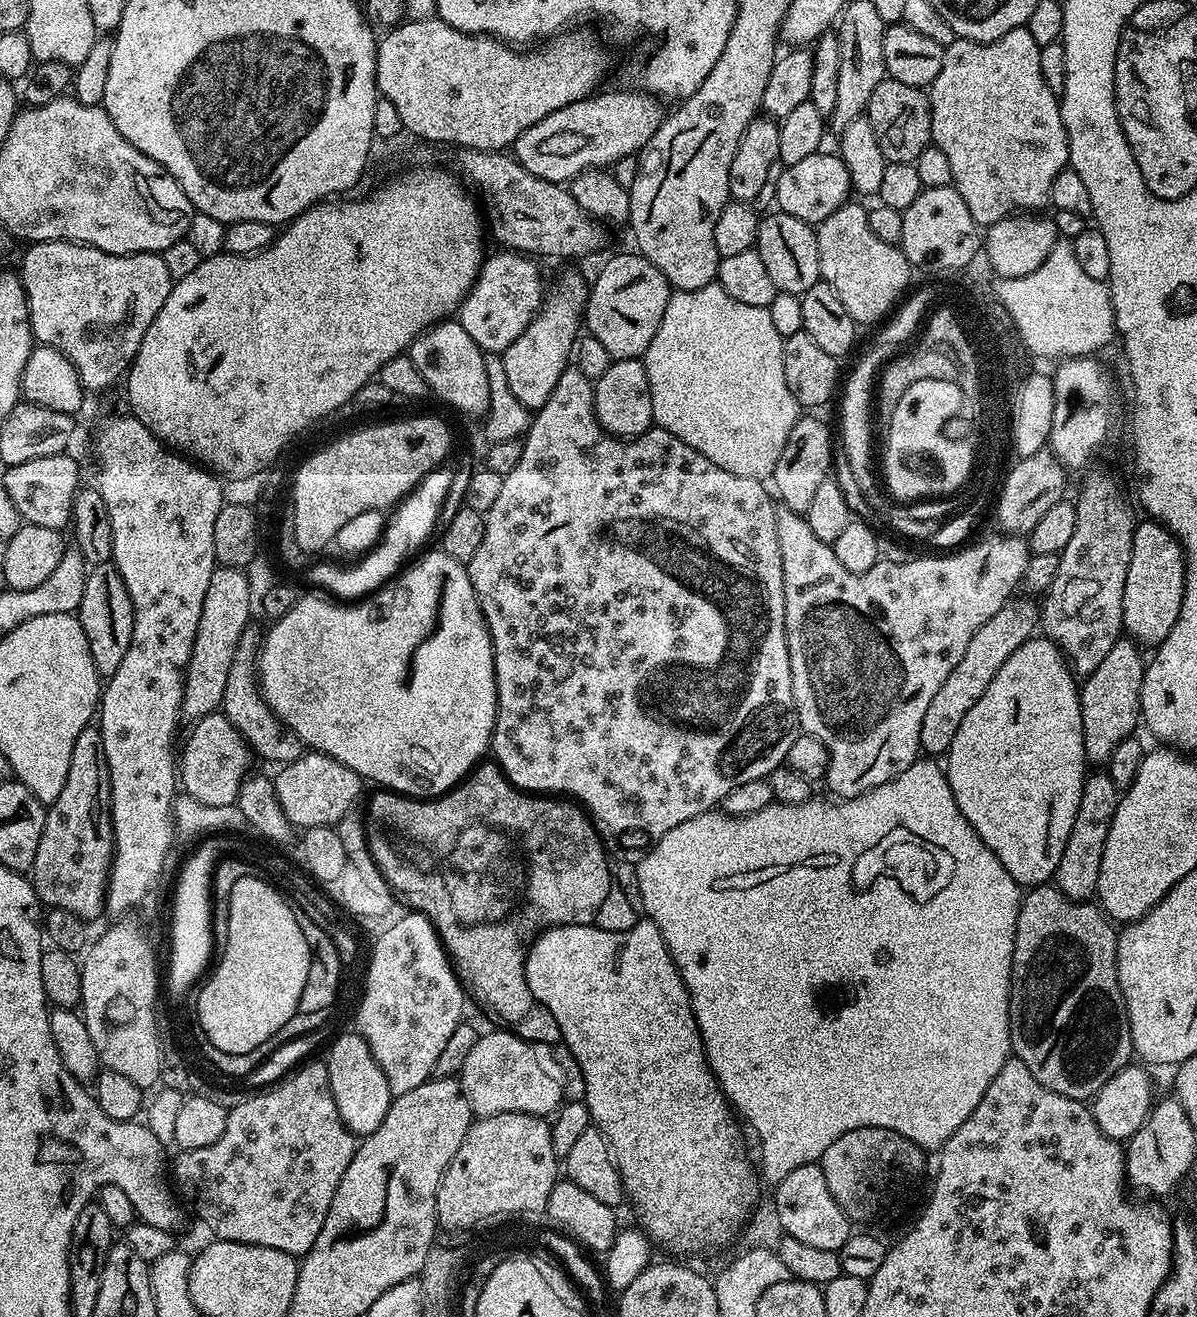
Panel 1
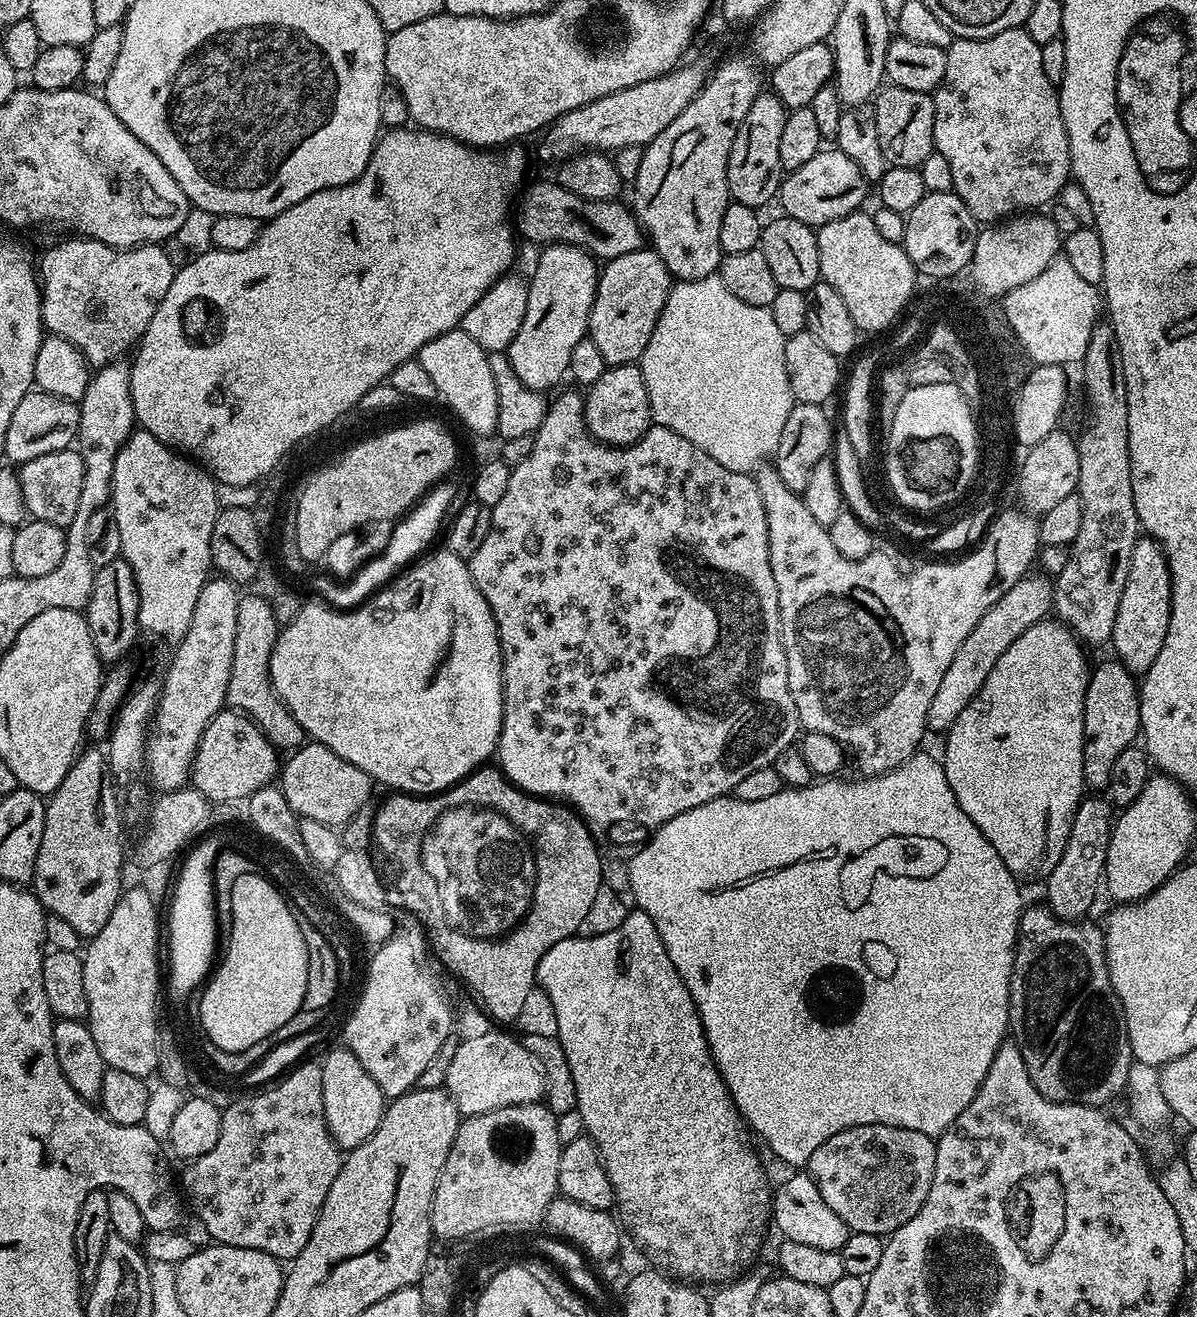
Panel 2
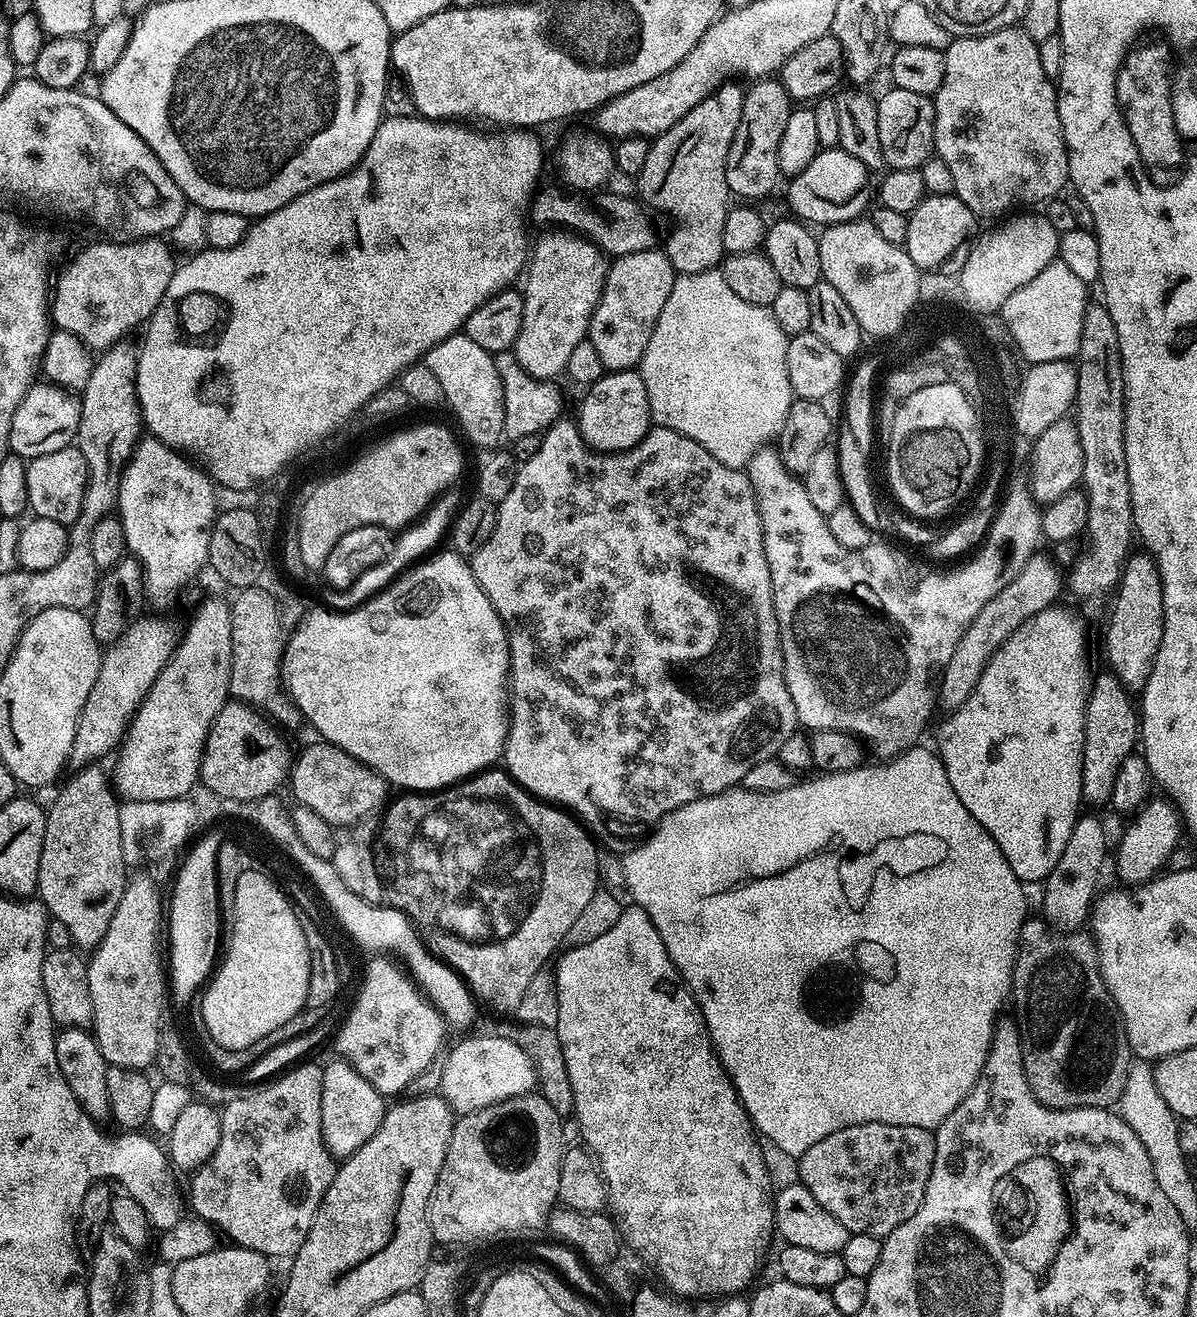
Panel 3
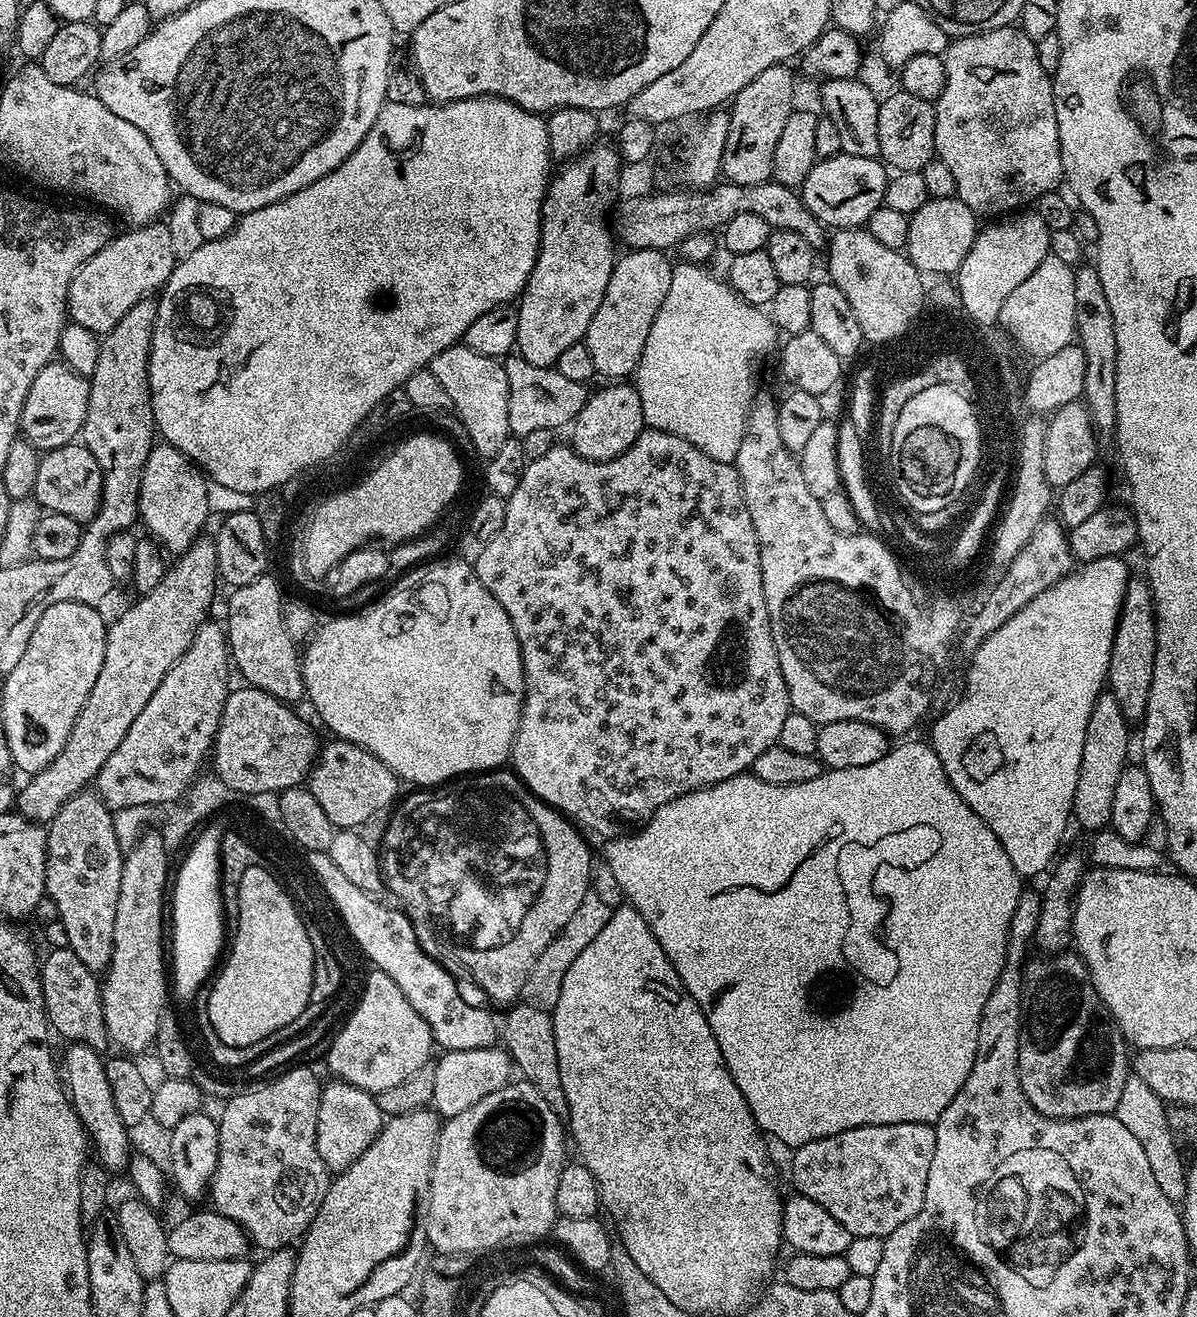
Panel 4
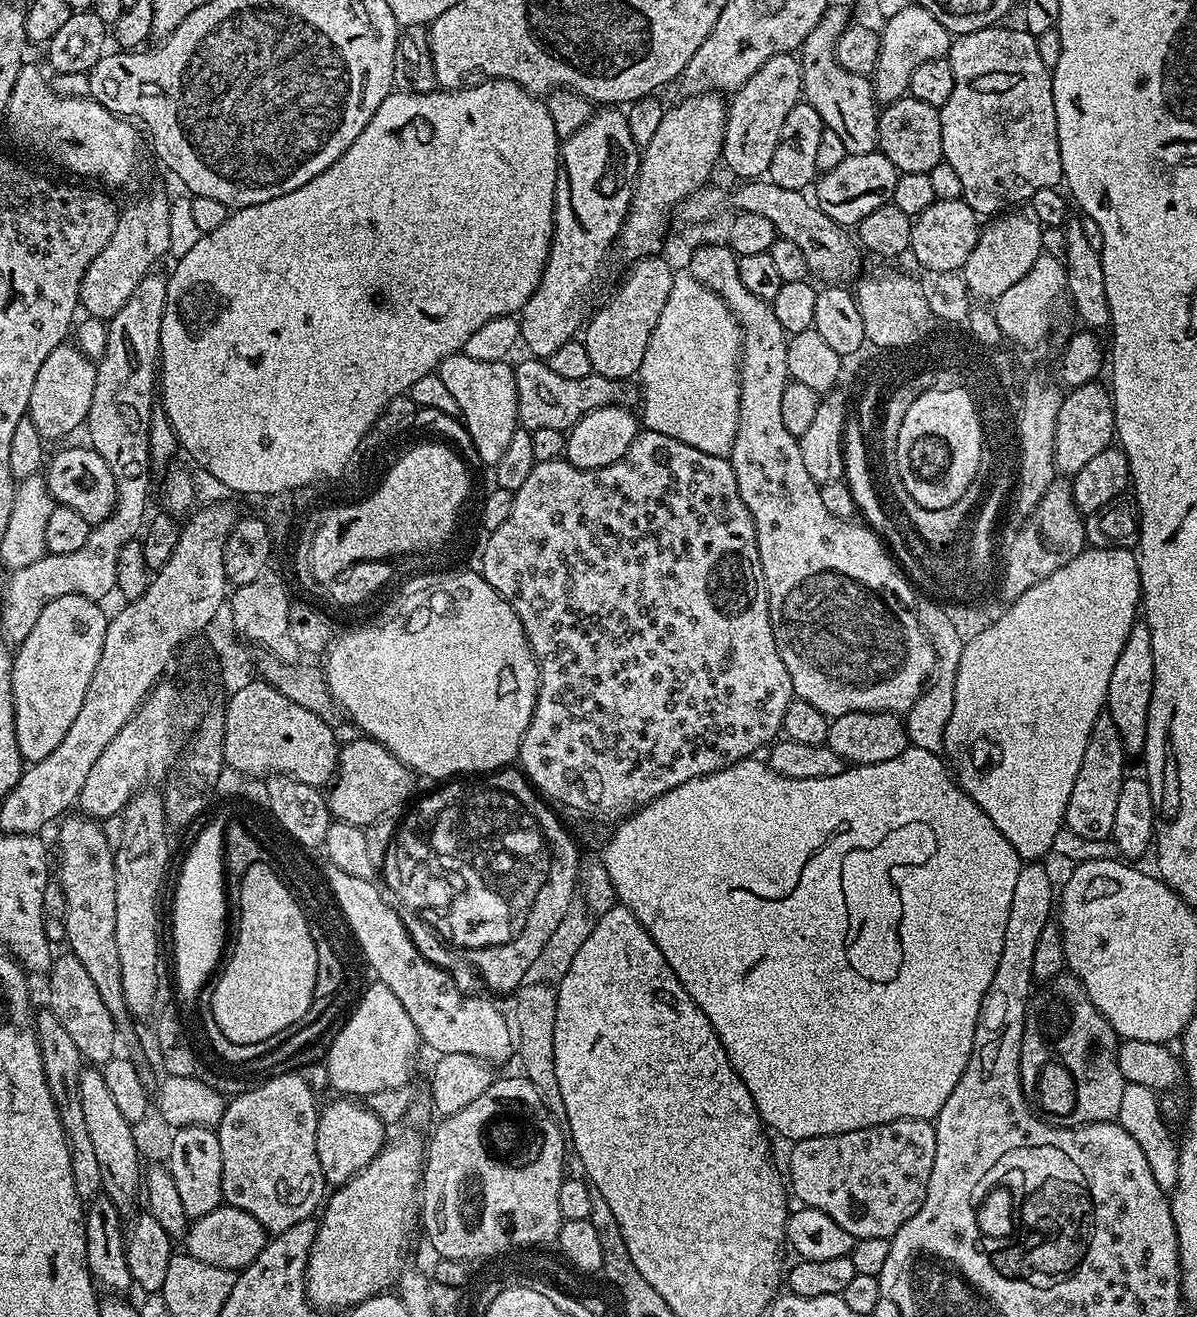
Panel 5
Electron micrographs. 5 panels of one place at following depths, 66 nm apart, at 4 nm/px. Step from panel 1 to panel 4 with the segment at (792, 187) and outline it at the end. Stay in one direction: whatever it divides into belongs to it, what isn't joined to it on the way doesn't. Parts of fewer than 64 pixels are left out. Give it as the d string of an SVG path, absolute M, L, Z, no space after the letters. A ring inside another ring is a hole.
M841 151L825 160L817 159L798 191L806 210L829 229L858 228L867 225L870 214L882 207L889 179L889 169L877 157L858 158Z

